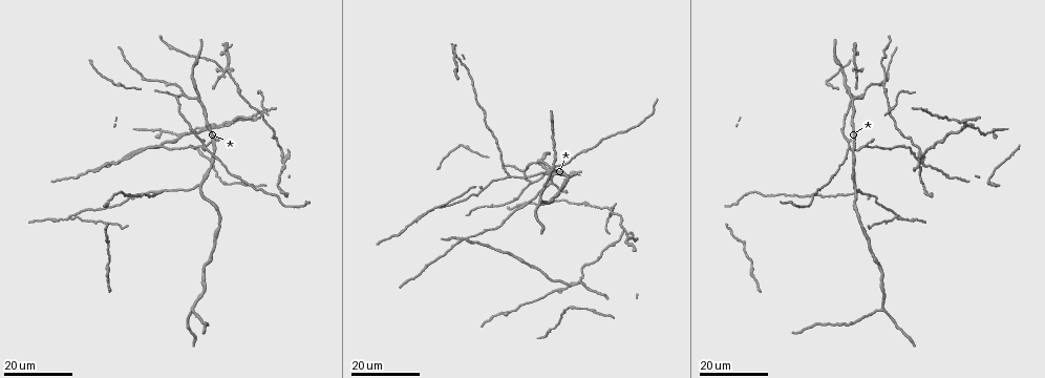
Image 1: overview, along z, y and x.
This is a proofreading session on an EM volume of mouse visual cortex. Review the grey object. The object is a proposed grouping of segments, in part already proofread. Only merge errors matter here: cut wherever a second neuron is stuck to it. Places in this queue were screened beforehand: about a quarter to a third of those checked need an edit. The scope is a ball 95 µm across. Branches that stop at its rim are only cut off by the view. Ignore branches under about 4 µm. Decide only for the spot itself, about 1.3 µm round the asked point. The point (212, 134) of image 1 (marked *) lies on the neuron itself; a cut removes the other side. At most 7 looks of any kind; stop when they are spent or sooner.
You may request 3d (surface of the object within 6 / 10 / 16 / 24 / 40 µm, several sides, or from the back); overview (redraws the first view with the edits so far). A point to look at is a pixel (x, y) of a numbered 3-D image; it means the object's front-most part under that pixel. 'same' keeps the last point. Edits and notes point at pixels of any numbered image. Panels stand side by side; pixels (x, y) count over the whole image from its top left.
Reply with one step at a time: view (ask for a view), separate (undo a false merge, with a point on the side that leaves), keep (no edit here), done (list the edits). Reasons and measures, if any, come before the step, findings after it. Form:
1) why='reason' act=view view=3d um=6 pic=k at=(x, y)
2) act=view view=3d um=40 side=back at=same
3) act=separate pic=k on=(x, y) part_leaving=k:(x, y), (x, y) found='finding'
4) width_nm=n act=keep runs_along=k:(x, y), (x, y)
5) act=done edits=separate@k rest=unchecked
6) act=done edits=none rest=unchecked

why='three-way junction' act=view view=3d um=24 pic=1 at=(198, 100)

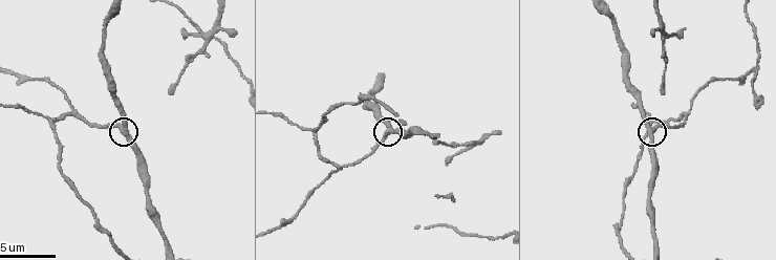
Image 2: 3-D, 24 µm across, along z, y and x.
act=view view=3d um=6 pic=2 at=(387, 131)

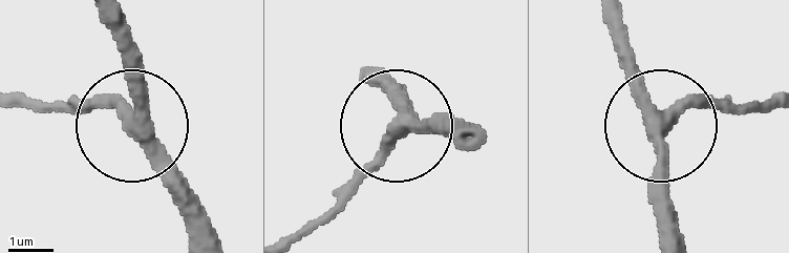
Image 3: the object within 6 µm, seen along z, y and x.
width_nm=330 act=keep runs_along=3:(213, 233), (183, 176), (130, 120), (127, 22) found='one neuron here'

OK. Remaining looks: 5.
why='sharp bend' act=view view=3d um=24 pic=1 at=(614, 208)

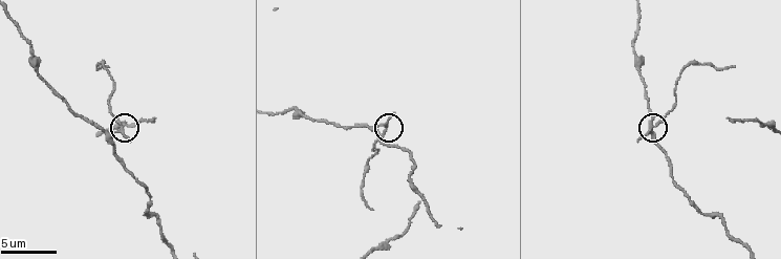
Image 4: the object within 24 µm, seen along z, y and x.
act=view view=3d um=6 pic=4 at=(122, 128)

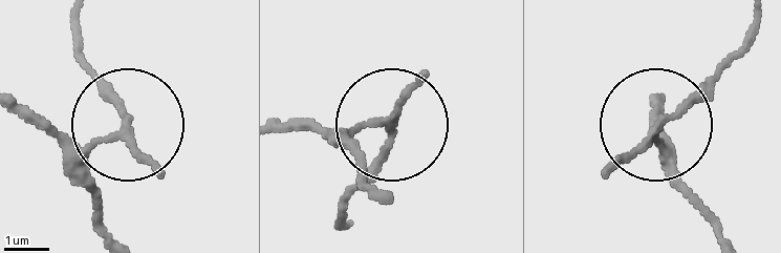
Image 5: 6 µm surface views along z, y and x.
width_nm=140 act=separate pic=5 on=(105, 100) part_leaving=5:(125, 127), (121, 97), (83, 51), (80, 18) found='two neurons meet here'

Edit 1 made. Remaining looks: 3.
act=view view=3d um=24 pic=1 at=(419, 219)

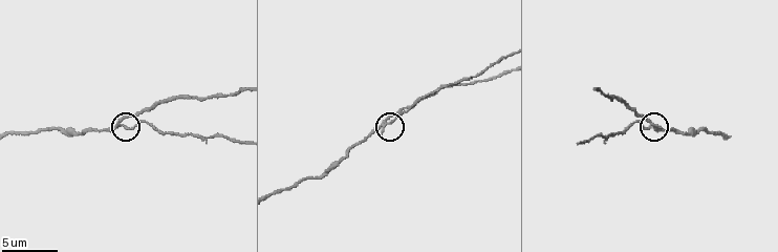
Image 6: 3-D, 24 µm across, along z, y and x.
why='closer look' act=view view=3d um=10 pic=6 at=(387, 125)

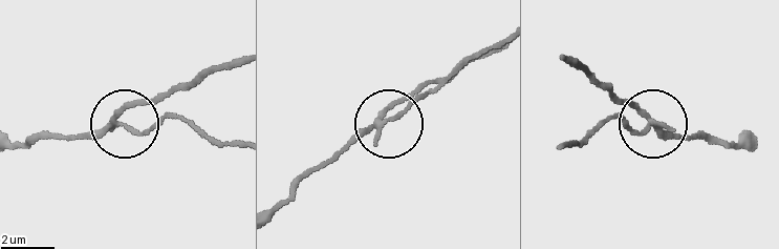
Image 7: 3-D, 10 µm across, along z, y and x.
why='from behind' act=view view=3d um=10 side=back pic=7 at=(126, 125)

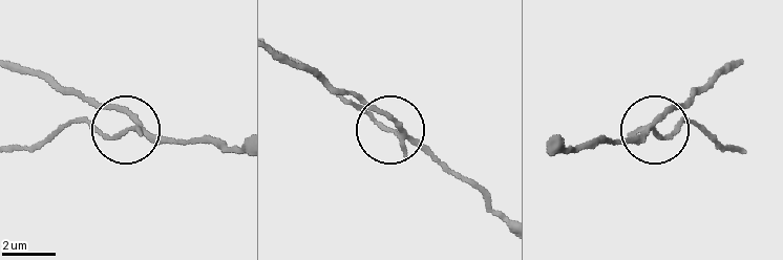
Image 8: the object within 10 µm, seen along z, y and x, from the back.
width_nm=160 act=separate pic=8 on=(103, 134) part_leaving=8:(130, 129), (105, 133), (78, 120), (37, 142), (11, 147) found='a second neuron is stuck on'

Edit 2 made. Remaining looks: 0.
act=done edits=separate@5,separate@8 rest=unchecked

